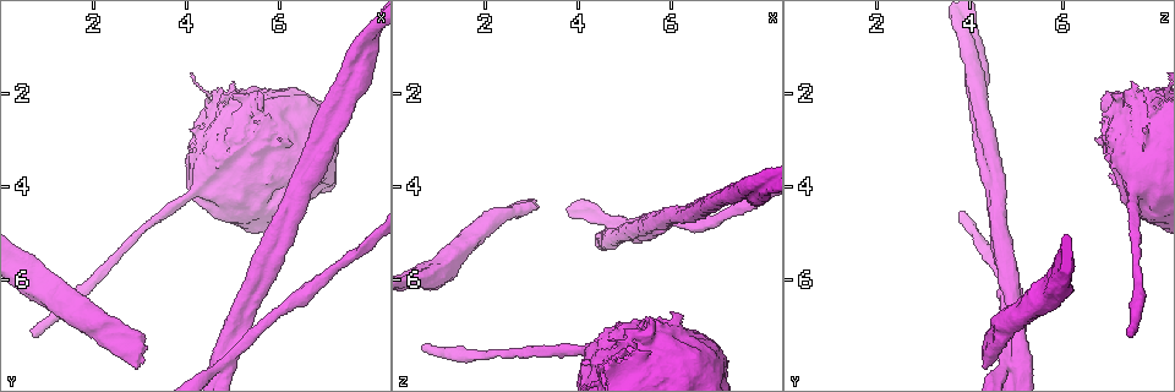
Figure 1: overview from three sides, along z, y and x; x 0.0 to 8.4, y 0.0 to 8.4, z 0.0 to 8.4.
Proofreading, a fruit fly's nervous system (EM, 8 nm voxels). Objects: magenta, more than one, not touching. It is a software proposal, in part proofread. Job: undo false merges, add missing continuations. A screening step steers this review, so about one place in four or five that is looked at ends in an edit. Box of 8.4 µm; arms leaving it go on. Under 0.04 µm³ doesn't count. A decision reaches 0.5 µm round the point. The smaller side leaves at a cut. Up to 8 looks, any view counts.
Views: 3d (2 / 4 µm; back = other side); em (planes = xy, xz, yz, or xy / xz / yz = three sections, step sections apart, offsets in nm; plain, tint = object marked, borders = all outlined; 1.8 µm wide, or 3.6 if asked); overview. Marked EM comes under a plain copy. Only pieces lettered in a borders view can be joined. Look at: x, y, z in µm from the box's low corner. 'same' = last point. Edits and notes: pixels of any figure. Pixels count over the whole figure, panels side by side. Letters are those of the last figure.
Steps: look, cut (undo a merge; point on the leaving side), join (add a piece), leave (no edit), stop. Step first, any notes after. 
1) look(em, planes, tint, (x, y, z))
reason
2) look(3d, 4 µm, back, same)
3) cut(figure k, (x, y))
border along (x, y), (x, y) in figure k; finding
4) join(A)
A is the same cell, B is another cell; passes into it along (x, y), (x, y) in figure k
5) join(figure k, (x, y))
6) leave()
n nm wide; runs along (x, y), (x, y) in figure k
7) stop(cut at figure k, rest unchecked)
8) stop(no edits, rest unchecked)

look(3d, 2 µm, (7.75, 1.40, 4.10))
a fork

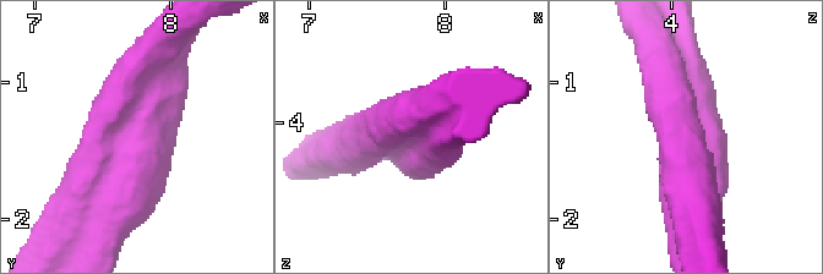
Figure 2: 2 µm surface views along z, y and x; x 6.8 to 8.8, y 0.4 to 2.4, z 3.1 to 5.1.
look(em, planes, tint, (7.76, 1.40, 4.12))

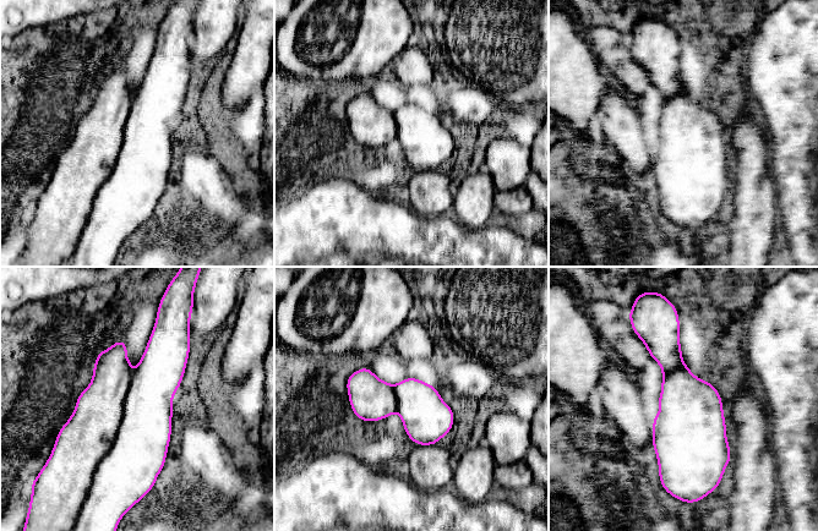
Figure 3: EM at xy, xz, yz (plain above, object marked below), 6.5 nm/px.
look(em, planes, borders, same)
see the neighbours

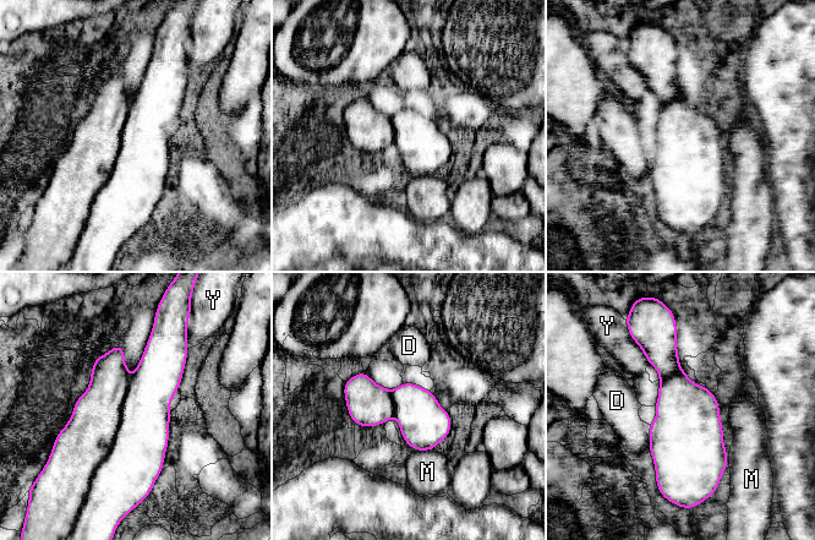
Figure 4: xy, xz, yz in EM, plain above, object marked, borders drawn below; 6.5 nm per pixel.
leave()
D, M and Y are other cells; border along (433, 448), (414, 451) in figure 4; all the same cell

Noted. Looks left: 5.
look(3d, 4 µm, (6.00, 2.95, 6.70))
stops while still wide

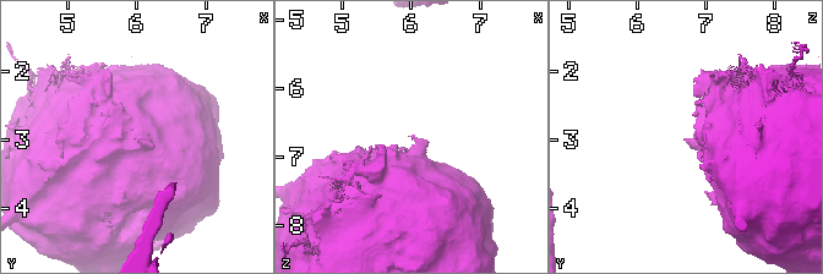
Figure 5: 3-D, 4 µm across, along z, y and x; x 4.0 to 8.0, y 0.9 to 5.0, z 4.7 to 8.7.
look(em, 3.6 µm, xy, step 8, tint, (6.05, 2.95, 6.70))

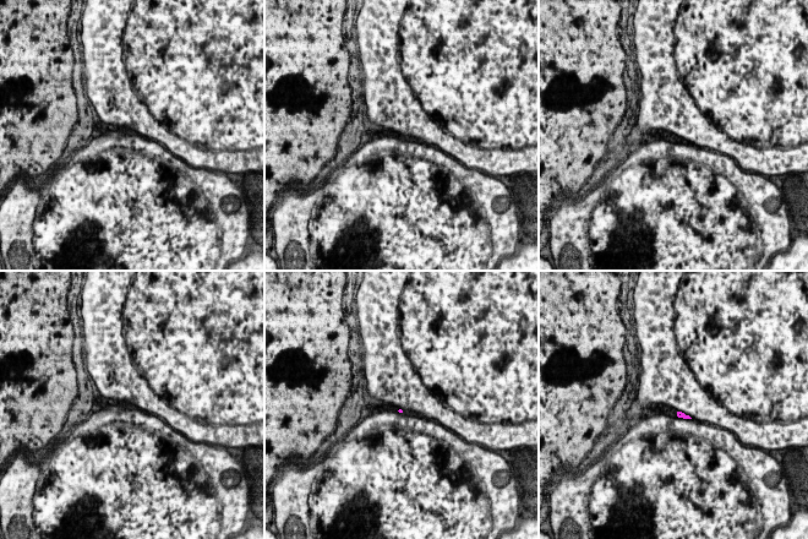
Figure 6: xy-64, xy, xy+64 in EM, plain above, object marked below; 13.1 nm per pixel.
look(em, 3.6 µm, planes, borders, same)

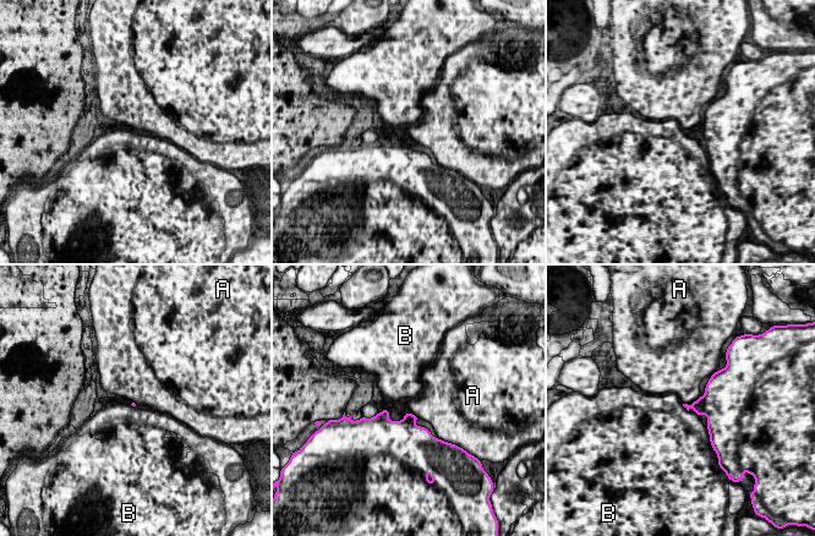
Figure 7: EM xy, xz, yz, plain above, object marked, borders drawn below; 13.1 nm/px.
leave()
A touches over 240 nm; A and B are other cells; border along (383, 409), (370, 419) in figure 7; none of them fits

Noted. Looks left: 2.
look(3d, 2 µm, (2.90, 7.90, 4.30))
free end

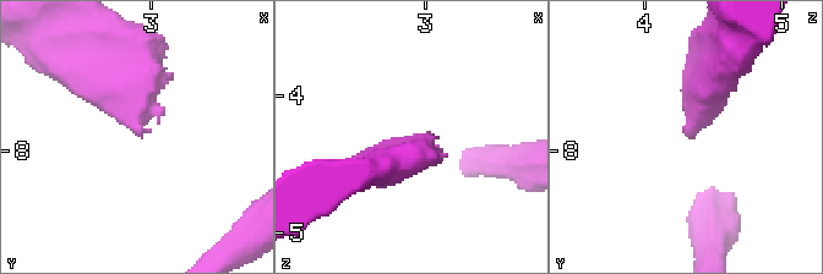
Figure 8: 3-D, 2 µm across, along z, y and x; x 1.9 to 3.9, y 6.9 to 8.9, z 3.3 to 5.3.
look(em, planes, borders, (2.88, 7.90, 4.28))
shape alone is not enough

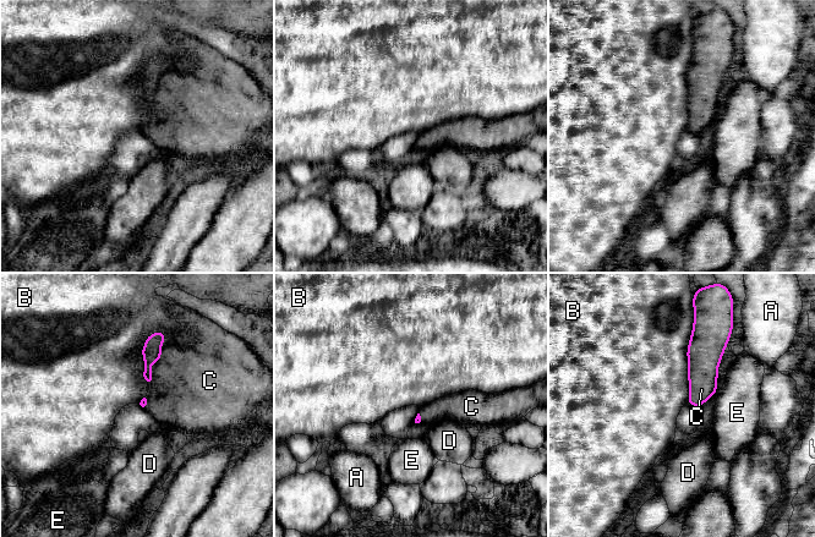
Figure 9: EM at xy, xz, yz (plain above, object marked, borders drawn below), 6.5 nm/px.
join(C)
C is the same cell, A, B, D and E are other cells; the cell continues

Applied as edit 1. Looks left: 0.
stop(join at figure 9, rest unchecked)

